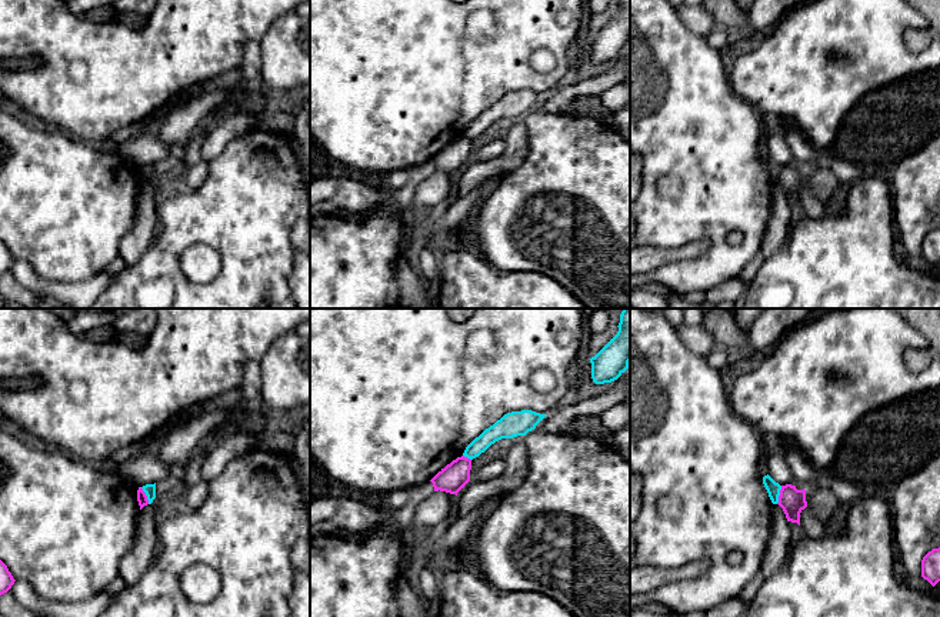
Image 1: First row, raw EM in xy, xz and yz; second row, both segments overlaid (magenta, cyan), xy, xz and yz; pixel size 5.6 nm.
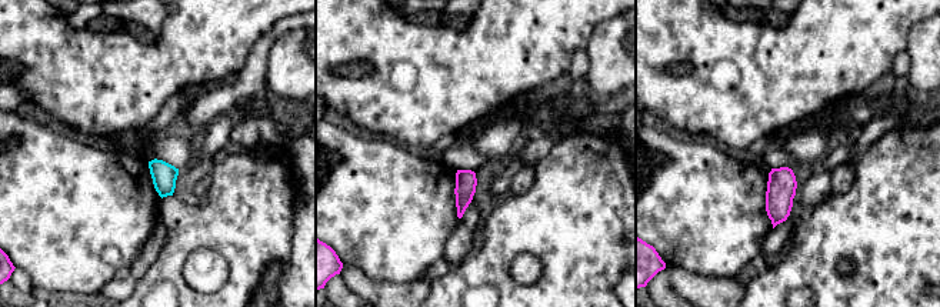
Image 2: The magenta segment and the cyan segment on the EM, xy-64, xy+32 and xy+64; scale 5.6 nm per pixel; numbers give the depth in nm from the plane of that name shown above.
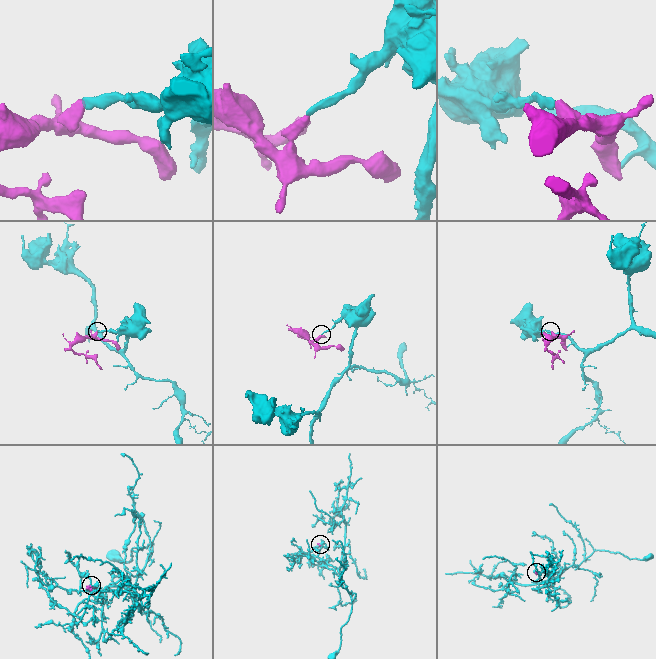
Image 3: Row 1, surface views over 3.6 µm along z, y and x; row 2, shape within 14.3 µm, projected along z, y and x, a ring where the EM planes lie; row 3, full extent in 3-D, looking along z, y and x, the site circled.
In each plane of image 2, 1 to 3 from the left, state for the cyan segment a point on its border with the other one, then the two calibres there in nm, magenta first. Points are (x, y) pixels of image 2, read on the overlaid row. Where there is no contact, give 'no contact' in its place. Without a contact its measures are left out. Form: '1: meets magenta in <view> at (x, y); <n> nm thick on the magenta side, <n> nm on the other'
1: no contact
2: no contact
3: no contact

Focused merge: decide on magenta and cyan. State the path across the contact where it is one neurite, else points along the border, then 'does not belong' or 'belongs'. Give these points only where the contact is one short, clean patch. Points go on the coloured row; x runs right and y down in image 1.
border along yz (782, 486), (776, 503); does not belong

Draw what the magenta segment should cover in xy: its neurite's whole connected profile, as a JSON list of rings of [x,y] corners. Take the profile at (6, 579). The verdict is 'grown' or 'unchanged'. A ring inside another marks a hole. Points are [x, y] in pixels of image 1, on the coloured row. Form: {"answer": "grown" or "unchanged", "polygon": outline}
{"answer": "unchanged", "polygon": [[[0,560],[0,596],[7,593],[14,584],[14,578],[7,566]]]}

